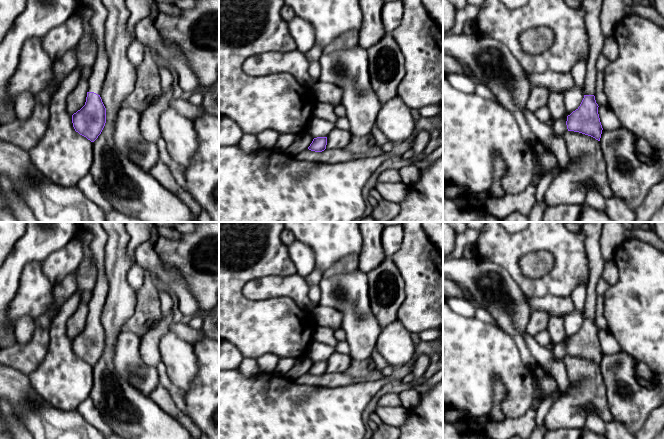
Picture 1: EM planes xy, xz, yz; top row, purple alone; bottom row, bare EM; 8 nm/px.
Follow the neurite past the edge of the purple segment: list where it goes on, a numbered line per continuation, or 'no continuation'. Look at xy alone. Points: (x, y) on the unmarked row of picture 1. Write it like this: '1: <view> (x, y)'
1: xy (95, 306)

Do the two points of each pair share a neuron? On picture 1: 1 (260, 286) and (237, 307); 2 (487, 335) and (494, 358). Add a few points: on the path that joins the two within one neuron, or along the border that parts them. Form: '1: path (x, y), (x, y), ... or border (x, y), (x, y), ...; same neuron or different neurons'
1: border (242, 287), (248, 298), (271, 297); different neurons
2: path (487, 341), (487, 348), (491, 352); same neuron

